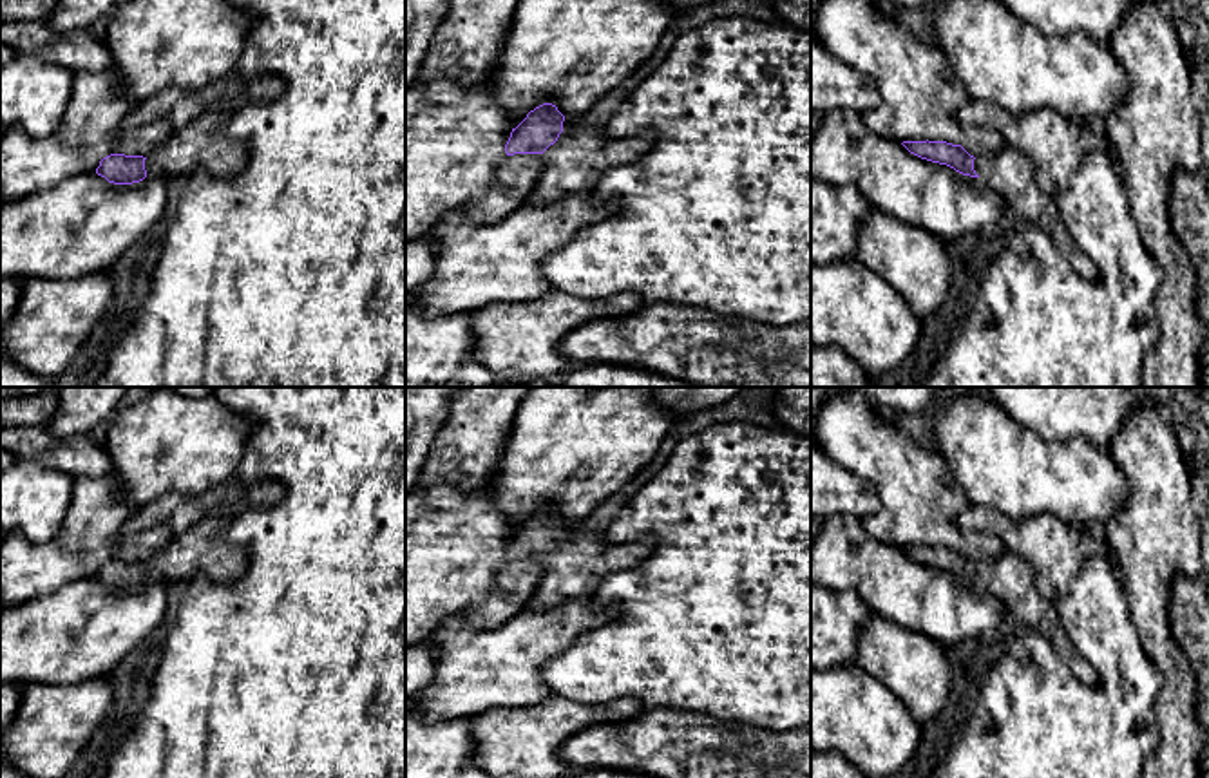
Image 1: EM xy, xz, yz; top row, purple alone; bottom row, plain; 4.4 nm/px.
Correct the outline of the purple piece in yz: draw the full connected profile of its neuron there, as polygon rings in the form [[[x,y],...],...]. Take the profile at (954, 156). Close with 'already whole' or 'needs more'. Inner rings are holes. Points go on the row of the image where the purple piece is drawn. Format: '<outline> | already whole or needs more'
[[[903,141],[901,145],[921,159],[979,177],[1019,219],[1044,230],[1082,279],[1090,282],[1099,279],[1095,261],[1075,244],[1053,199],[1039,188],[1032,161],[1023,152],[1004,145],[997,154],[974,157],[961,145],[947,141]]] | needs more

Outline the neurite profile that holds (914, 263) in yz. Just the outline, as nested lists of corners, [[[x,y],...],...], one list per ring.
[[[872,208],[860,224],[854,259],[885,279],[919,320],[943,315],[948,253],[932,233]]]

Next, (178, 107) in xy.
[[[237,72],[195,90],[172,85],[139,101],[123,119],[123,127],[134,132],[143,125],[163,121],[176,130],[206,112],[235,112],[250,105],[268,103],[281,96],[282,90],[284,81],[277,76],[243,78]]]

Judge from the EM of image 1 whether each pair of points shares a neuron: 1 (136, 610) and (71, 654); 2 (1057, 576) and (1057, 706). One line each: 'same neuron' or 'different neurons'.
1: same neuron
2: different neurons

